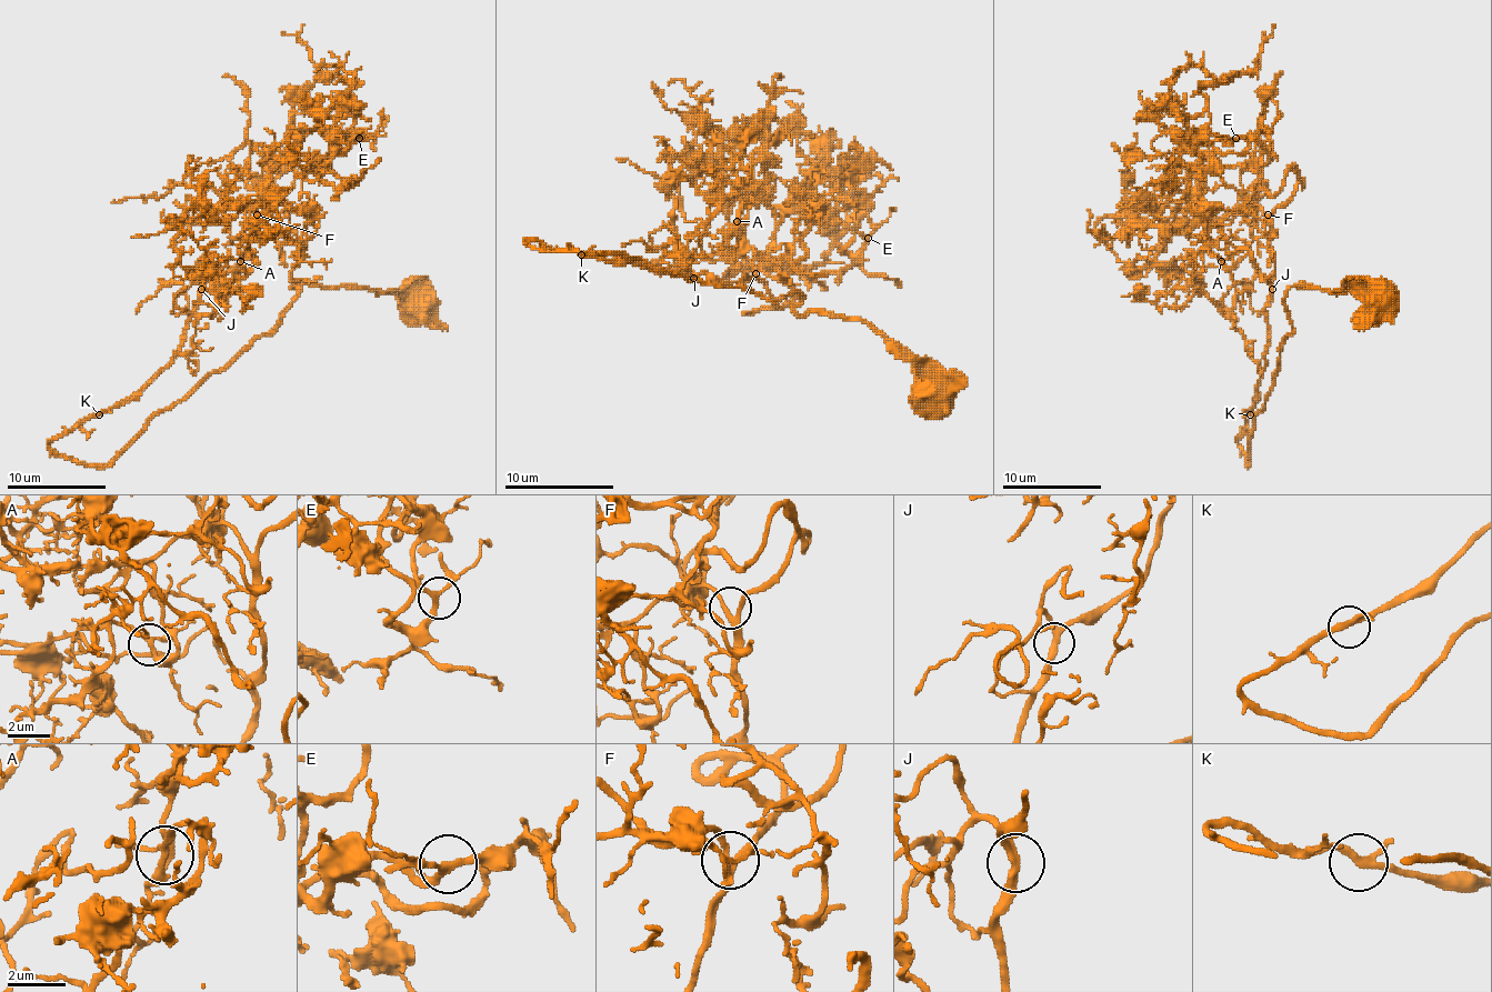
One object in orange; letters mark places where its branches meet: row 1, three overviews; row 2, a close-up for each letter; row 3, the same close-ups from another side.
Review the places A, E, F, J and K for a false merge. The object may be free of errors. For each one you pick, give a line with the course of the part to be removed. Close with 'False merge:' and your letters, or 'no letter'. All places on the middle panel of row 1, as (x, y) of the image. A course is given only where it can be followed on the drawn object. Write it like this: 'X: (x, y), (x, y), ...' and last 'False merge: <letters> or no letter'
False merge: no letter

